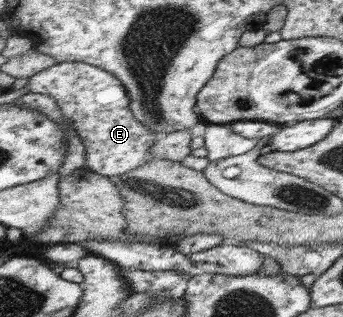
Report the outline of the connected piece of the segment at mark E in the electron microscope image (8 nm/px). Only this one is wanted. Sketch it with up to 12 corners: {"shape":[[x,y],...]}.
{"shape":[[57,63],[30,77],[116,180],[156,159],[164,135],[134,116],[114,73]]}

